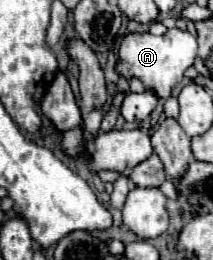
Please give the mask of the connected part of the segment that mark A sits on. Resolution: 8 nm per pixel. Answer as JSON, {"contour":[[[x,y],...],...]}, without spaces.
{"contour":[[[172,28],[164,36],[154,36],[150,32],[126,34],[118,50],[116,72],[126,80],[138,78],[156,98],[168,98],[172,96],[172,90],[178,86],[178,82],[182,82],[184,70],[194,64],[194,58],[196,58],[196,38],[188,30]]]}

